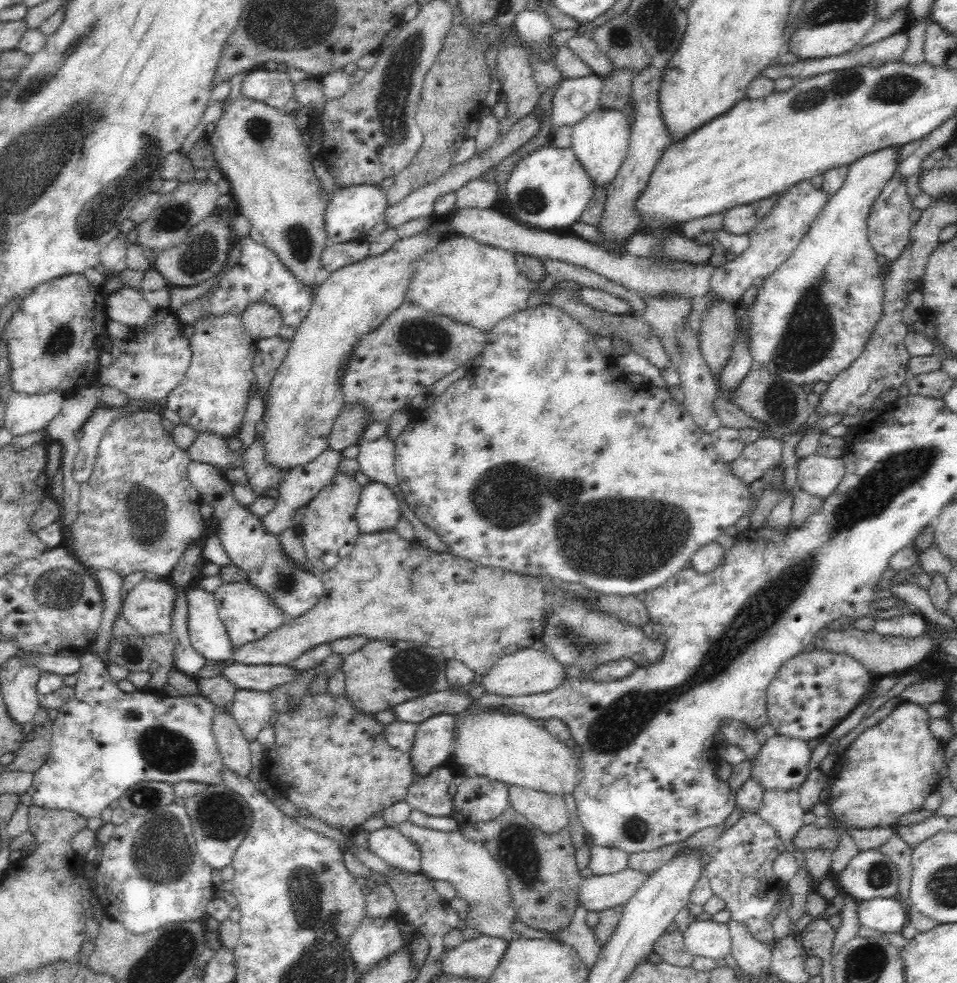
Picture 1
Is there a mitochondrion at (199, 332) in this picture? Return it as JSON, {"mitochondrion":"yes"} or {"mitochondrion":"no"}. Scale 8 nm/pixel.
{"mitochondrion":"no"}

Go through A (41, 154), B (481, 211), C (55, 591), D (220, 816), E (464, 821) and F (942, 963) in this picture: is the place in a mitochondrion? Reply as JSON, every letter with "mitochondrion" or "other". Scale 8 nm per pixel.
{"A":"mitochondrion","B":"other","C":"mitochondrion","D":"mitochondrion","E":"other","F":"other"}

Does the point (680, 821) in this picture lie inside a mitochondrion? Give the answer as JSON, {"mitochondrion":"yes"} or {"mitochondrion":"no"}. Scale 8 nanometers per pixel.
{"mitochondrion":"no"}

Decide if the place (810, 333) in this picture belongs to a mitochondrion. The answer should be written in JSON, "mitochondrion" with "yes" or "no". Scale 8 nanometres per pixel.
{"mitochondrion":"yes"}

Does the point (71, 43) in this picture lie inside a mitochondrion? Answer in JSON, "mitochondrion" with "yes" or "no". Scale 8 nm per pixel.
{"mitochondrion":"yes"}

